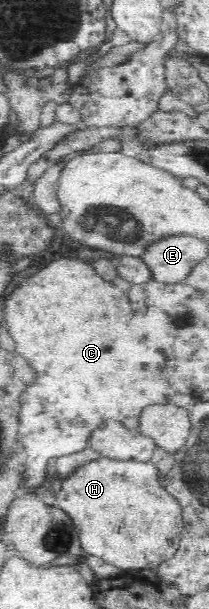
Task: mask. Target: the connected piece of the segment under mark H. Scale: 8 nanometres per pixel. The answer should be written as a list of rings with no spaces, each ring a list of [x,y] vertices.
[[[95,458],[82,464],[81,468],[73,469],[65,480],[57,483],[54,495],[55,504],[69,513],[77,526],[85,552],[125,568],[123,572],[137,573],[139,568],[151,568],[177,550],[181,508],[161,486],[155,466],[135,460],[115,462]]]

